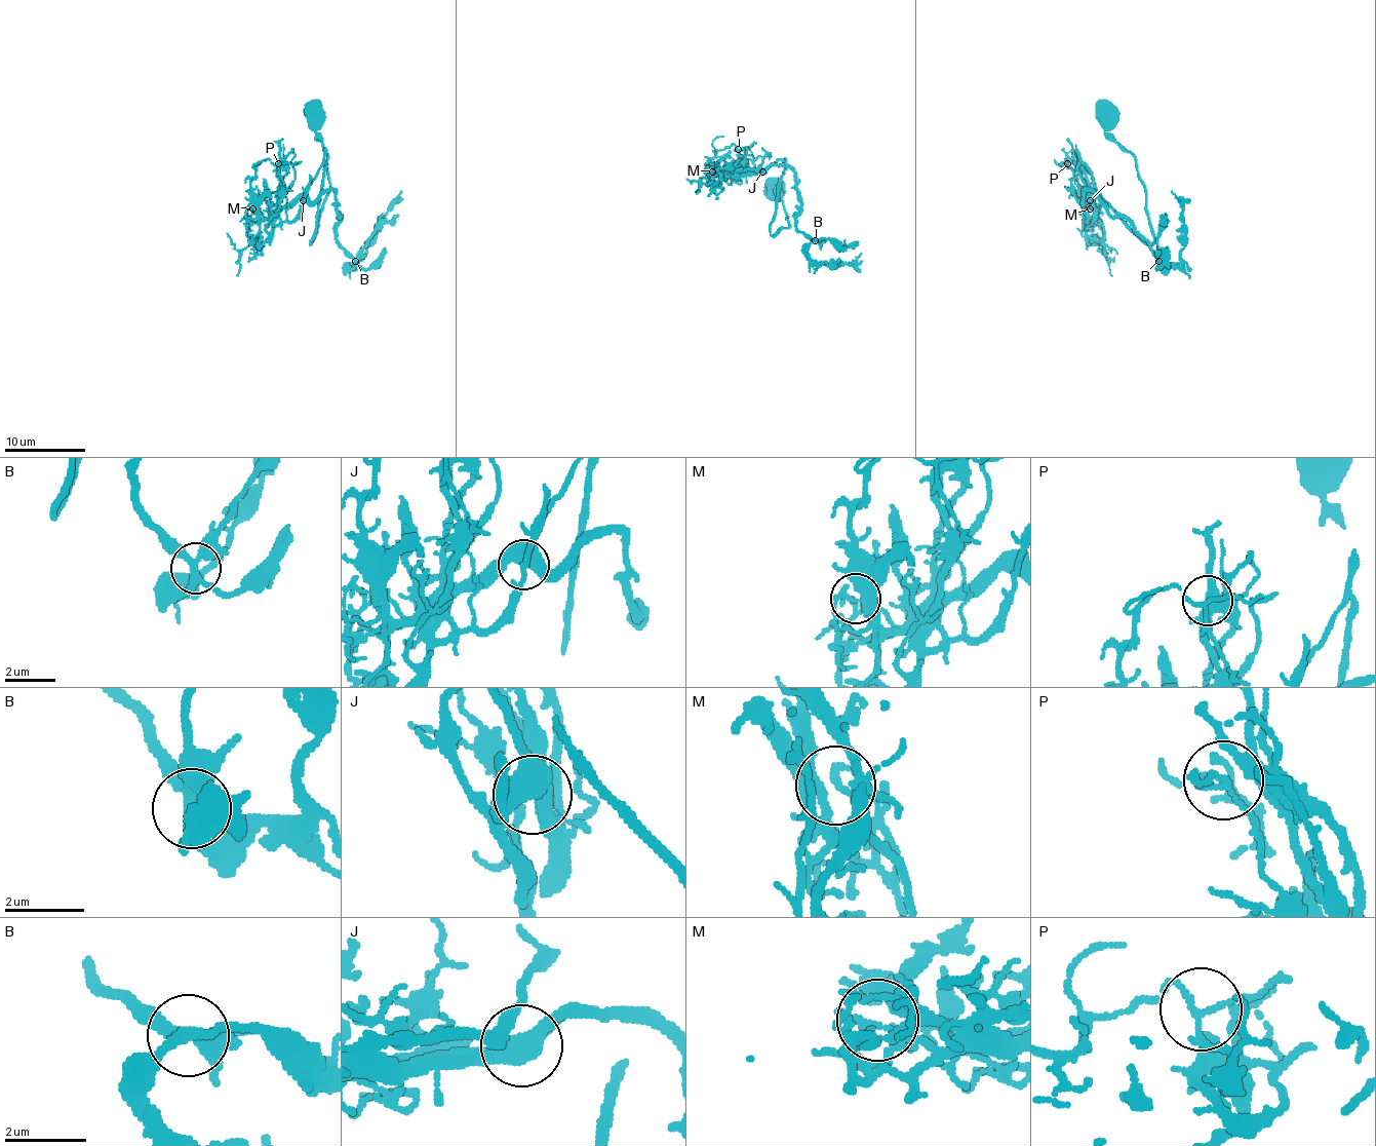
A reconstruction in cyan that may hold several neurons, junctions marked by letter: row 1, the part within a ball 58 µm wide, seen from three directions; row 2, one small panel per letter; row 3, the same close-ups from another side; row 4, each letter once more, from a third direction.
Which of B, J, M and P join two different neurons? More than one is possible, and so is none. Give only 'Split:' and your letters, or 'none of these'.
Split: none of these

